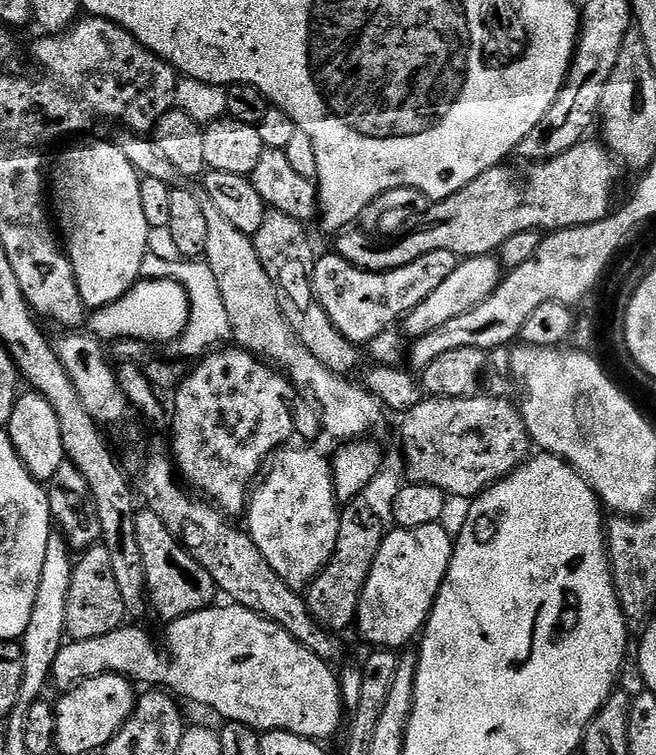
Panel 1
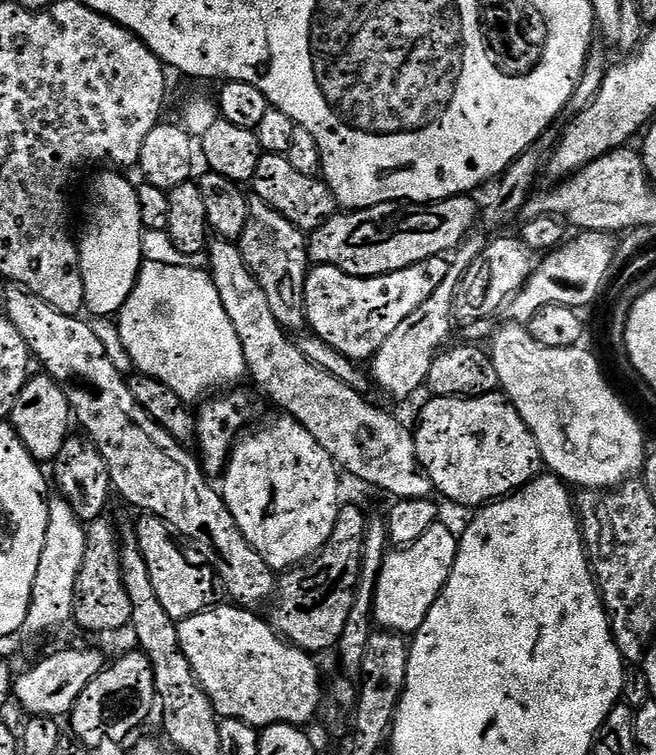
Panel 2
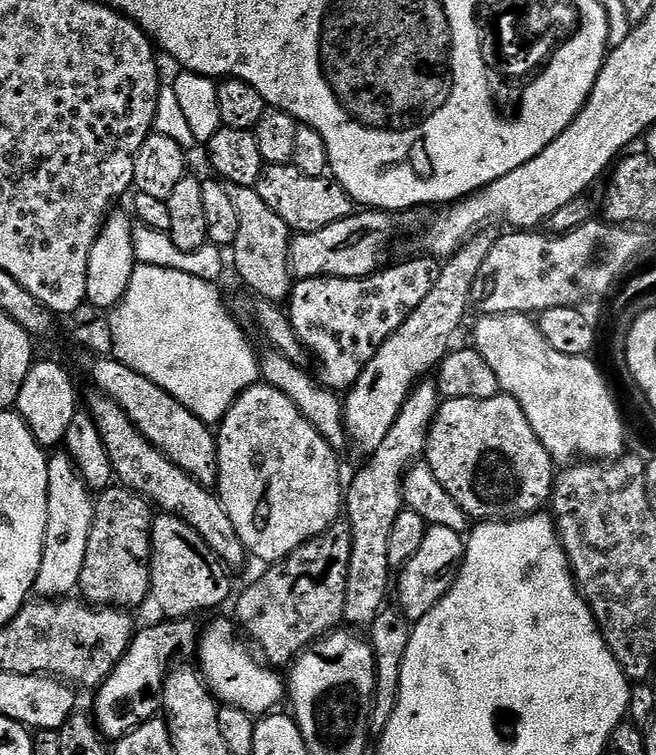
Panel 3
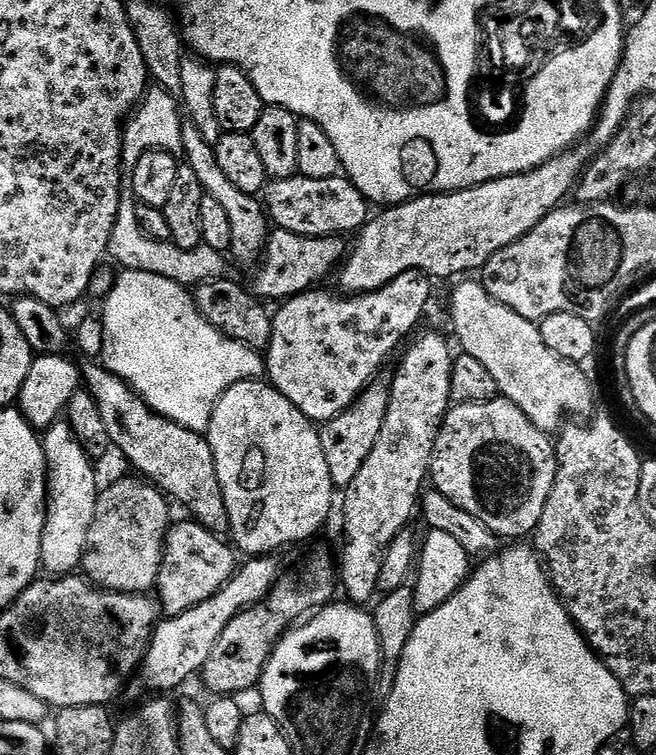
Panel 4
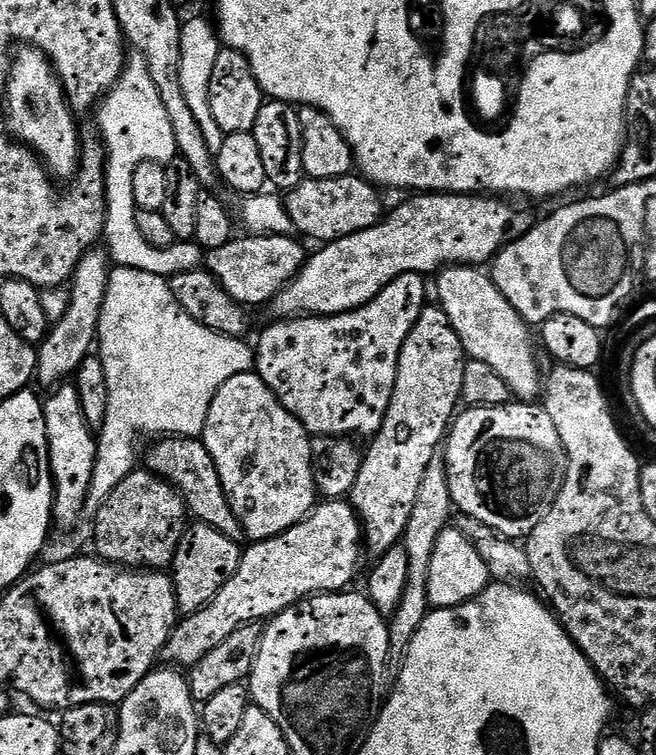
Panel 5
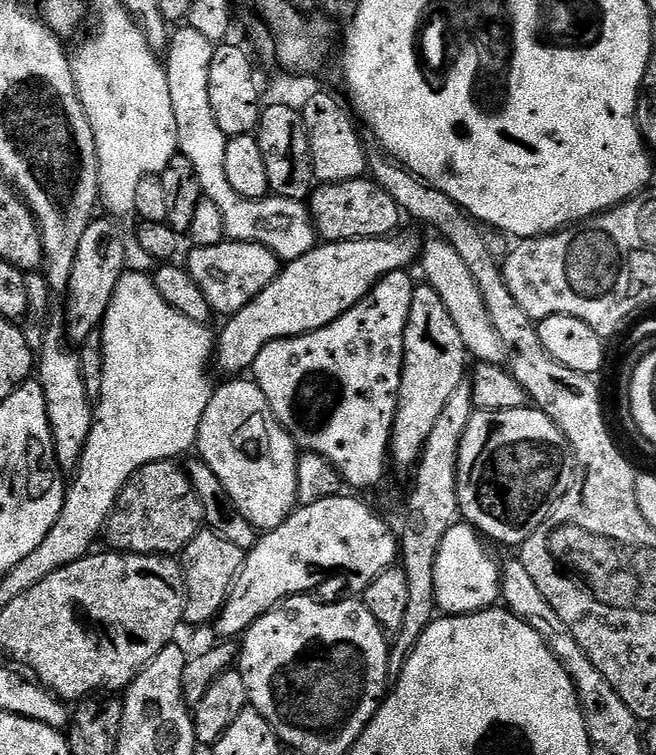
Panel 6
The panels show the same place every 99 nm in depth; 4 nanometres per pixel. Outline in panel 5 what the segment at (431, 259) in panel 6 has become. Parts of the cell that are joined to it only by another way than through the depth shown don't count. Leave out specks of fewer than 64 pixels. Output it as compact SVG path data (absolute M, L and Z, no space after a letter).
M454 264L443 269L435 280L439 307L450 318L450 326L454 326L465 353L498 370L506 386L510 386L513 397L524 402L535 401L542 392L542 372L540 376L536 352L532 349L533 333L532 336L528 333L531 332L529 325L516 313L514 306L506 302L491 275L476 266Z

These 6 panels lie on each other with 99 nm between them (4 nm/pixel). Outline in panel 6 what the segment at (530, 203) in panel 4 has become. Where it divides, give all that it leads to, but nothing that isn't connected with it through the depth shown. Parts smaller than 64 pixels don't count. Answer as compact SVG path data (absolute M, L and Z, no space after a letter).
M403 232L365 240L343 240L337 244L324 242L302 254L302 258L287 261L274 278L274 282L270 282L270 286L266 286L266 290L262 290L258 298L254 298L246 306L242 306L242 310L227 317L225 324L228 325L218 332L218 339L214 344L215 367L220 367L224 372L232 372L228 374L247 373L258 358L258 354L270 342L285 340L291 336L305 336L307 332L322 330L327 324L346 314L346 310L350 310L359 300L369 296L372 287L379 280L392 272L405 271L409 267L407 264L415 265L422 252L421 237Z

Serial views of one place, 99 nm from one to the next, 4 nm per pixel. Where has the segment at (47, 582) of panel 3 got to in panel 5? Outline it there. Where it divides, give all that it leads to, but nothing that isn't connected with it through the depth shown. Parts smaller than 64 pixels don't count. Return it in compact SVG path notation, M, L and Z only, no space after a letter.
M61 383L53 392L56 393L49 400L43 401L44 429L52 471L52 519L57 525L68 526L71 520L85 515L84 503L88 501L90 480L94 478L98 436L88 425L86 414L82 414L82 401L78 398L75 383Z

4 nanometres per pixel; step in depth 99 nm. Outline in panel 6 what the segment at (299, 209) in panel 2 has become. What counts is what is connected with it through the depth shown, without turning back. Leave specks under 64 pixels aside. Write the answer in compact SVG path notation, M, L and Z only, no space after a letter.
M361 178L350 182L334 182L333 184L320 184L313 187L311 196L307 201L308 212L312 216L312 225L316 227L316 235L321 241L337 244L343 240L365 240L366 238L378 238L379 236L393 235L401 227L402 213L400 207L378 186L371 178Z

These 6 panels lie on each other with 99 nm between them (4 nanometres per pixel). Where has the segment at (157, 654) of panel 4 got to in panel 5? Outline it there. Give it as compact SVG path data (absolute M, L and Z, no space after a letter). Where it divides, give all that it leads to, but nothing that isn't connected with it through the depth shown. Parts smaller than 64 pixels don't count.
M347 499L324 500L317 503L298 526L280 536L257 540L247 546L249 548L243 549L238 570L224 583L222 590L218 590L216 597L197 612L187 613L172 629L162 653L165 661L176 666L194 666L202 662L214 646L226 642L234 630L267 622L310 596L345 591L360 568L362 529Z

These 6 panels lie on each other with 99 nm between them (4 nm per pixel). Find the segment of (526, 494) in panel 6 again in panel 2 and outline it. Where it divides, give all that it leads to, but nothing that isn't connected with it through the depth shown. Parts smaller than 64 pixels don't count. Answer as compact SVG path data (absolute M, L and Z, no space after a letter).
M499 391L491 392L485 396L432 396L424 404L424 409L420 412L420 421L414 427L414 435L416 439L417 462L420 465L423 474L432 480L433 489L437 493L441 492L448 500L453 500L456 504L465 504L471 510L479 509L481 506L491 504L494 500L503 500L506 496L511 496L513 492L519 492L525 484L535 480L542 472L542 461L540 459L540 451L538 450L538 442L534 442L534 434L526 426L526 422L522 422L522 418L518 414L516 407L510 403L507 396Z

